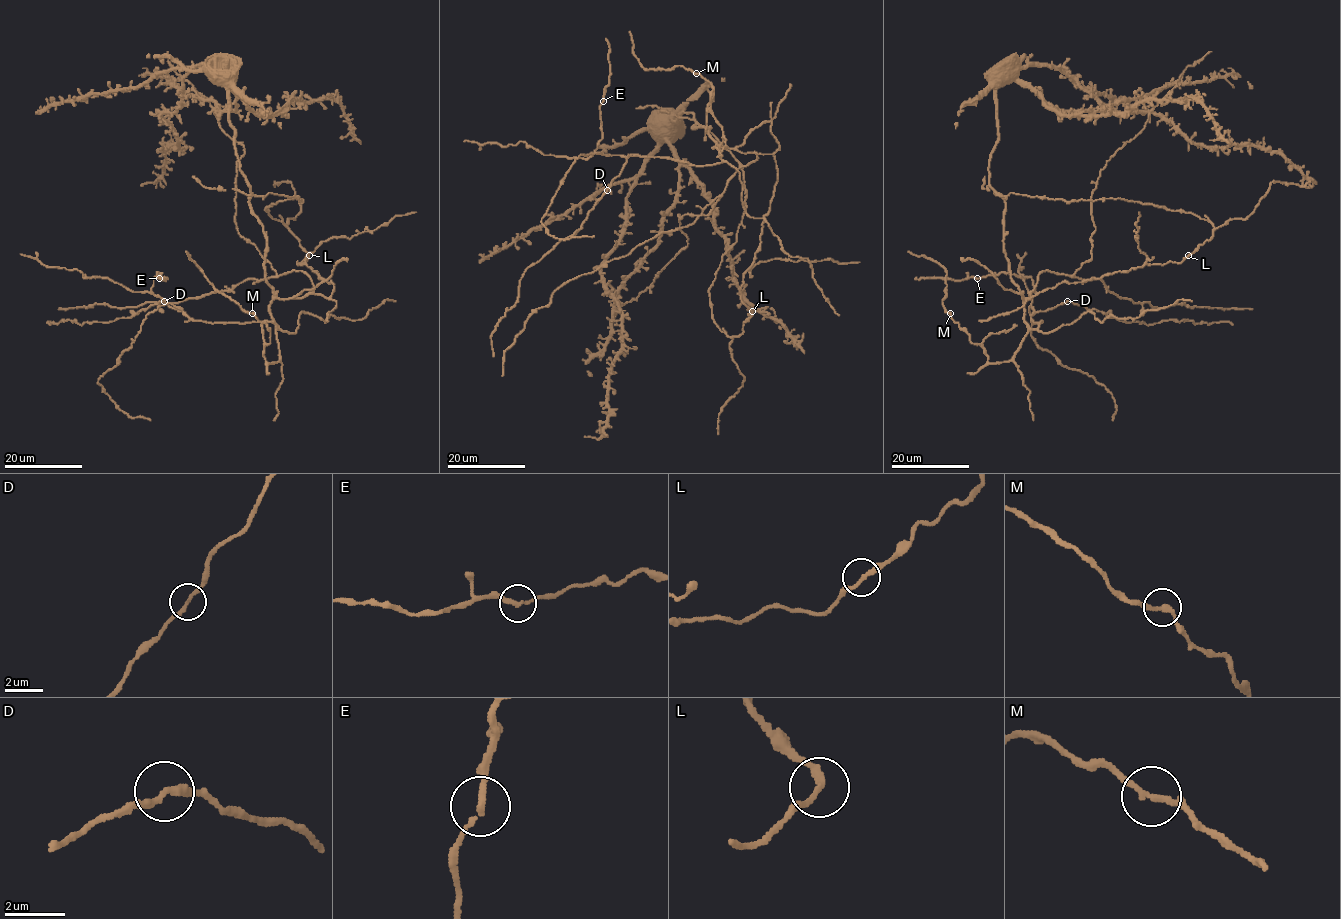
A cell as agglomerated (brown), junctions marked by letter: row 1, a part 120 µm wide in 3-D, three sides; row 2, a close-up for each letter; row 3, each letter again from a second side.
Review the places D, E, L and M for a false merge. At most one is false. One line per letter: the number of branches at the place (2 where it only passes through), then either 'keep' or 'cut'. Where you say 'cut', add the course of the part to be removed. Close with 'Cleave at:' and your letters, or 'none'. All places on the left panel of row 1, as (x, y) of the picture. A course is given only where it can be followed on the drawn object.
D: branches 2; keep
E: branches 2; keep
L: branches 2; keep
M: branches 2; keep
Cleave at: none

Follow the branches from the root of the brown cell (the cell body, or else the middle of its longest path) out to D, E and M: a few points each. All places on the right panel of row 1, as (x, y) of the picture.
D: (1005, 207), (1003, 252), (1023, 301), (1024, 322), (1036, 329), (1042, 322), (1033, 323), (1033, 313), (1066, 301)
E: (1005, 207), (1010, 278), (1024, 322), (1042, 322), (1030, 318), (1021, 277), (977, 278)
M: (1005, 207), (1003, 252), (1023, 301), (1028, 333), (1011, 360), (989, 363), (986, 351), (950, 313)

